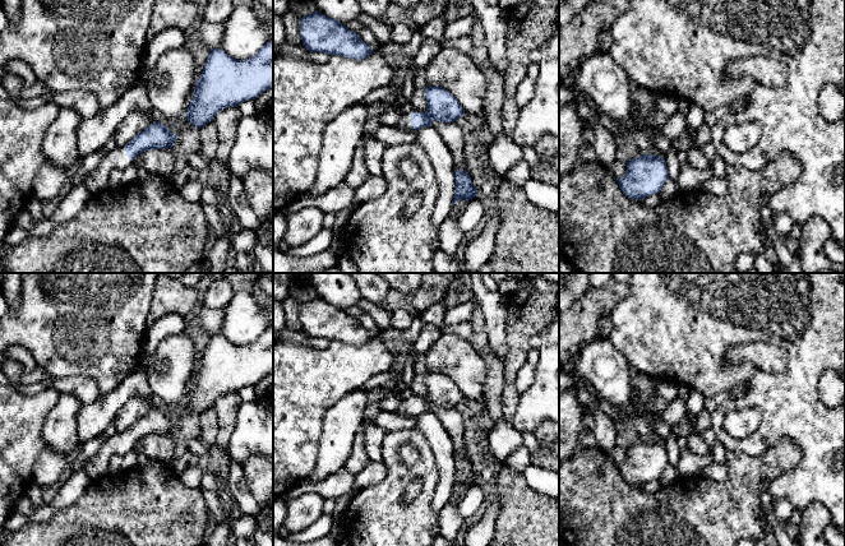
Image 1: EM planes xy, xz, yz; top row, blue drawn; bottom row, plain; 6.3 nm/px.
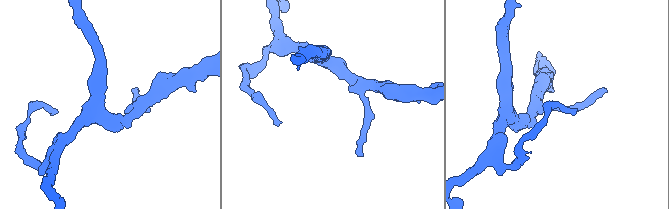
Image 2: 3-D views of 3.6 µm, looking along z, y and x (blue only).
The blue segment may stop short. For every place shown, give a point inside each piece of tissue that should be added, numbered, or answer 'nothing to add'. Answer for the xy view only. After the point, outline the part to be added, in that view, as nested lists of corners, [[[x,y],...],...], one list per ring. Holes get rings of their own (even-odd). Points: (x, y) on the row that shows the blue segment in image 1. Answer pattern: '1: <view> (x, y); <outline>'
1: xy (97, 180); [[[116,147],[100,159],[100,163],[87,175],[87,188],[91,195],[108,189],[108,176],[115,168],[124,170],[130,163],[125,147]]]

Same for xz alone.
1: xz (403, 124); [[[410,114],[400,115],[400,120],[396,128],[401,131],[414,131],[411,125],[411,115]]]

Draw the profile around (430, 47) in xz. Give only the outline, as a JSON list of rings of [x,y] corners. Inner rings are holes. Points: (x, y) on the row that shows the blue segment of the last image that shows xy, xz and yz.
[[[424,37],[421,46],[419,47],[416,55],[411,60],[416,68],[416,74],[414,77],[415,92],[410,100],[416,112],[425,112],[428,108],[425,89],[428,87],[424,78],[424,69],[442,50],[439,41],[434,38]]]

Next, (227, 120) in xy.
[[[239,107],[225,108],[213,119],[220,142],[216,159],[225,166],[227,166],[230,152],[235,144],[237,126],[241,119],[243,114],[240,112]]]

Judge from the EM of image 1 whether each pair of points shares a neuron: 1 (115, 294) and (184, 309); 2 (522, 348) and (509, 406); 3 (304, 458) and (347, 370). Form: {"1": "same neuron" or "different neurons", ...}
{"1": "different neurons", "2": "same neuron", "3": "same neuron"}

